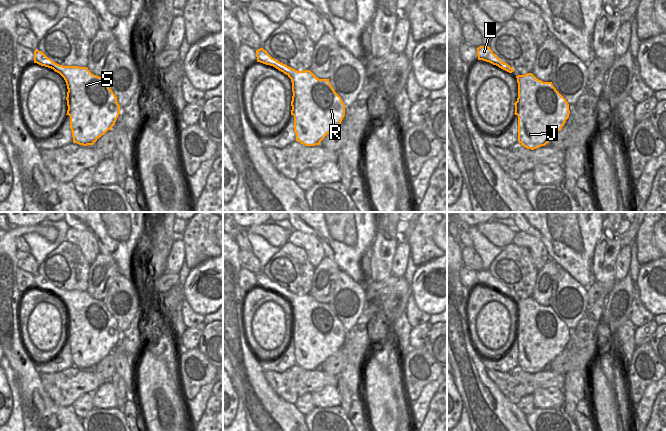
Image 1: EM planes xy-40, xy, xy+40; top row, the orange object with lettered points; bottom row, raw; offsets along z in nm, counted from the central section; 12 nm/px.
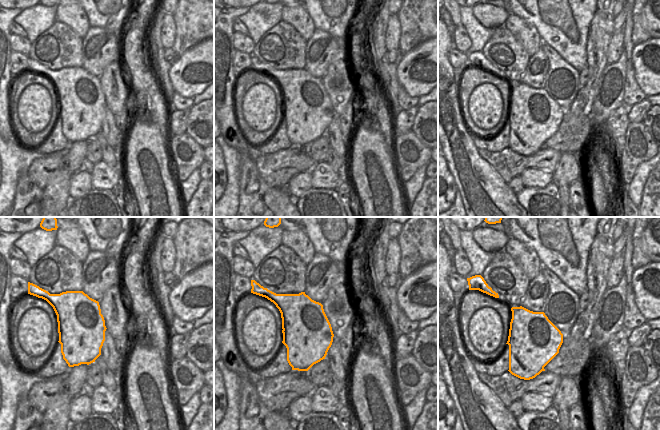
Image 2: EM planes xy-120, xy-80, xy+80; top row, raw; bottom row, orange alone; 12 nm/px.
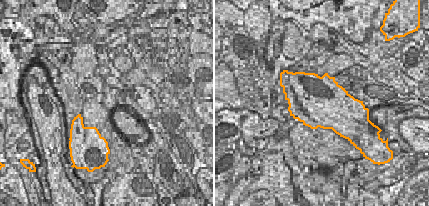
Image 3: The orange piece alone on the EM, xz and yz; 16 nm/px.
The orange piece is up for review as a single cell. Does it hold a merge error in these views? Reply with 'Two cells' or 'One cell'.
One cell

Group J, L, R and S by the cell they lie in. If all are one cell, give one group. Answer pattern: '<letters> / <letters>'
J L R S

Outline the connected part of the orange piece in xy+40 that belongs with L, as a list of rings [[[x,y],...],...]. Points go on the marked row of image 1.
[[[480,46],[477,48],[478,60],[483,60],[489,62],[493,65],[498,66],[499,68],[512,73],[514,71],[507,63],[501,61],[496,54],[490,49],[489,46]]]

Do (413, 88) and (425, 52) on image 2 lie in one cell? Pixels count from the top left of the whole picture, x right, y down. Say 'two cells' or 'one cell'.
one cell

